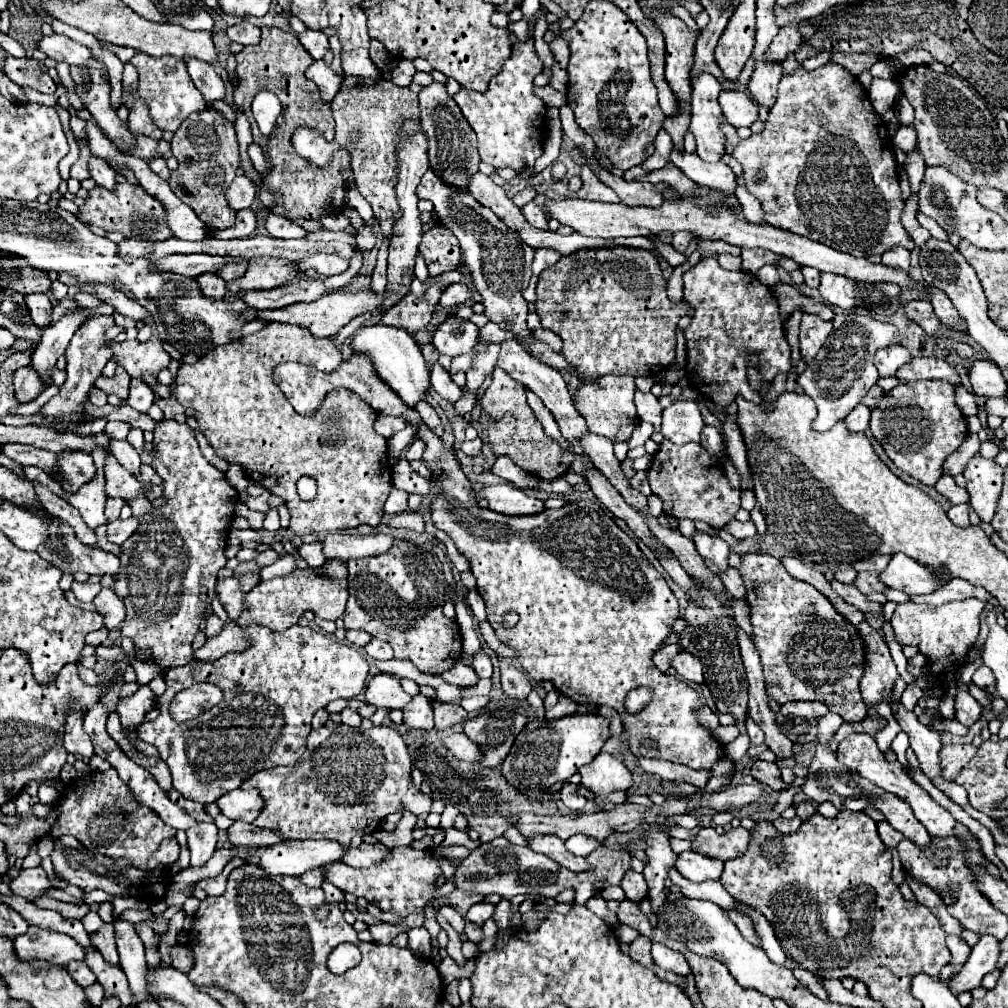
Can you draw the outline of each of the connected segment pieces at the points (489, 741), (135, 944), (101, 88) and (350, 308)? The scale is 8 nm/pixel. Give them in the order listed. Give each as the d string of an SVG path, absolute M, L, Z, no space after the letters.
M496 710L470 718L464 724L464 734L480 744L484 752L484 760L480 764L492 768L504 762L504 756L510 752L514 738L522 732L526 722L528 718L524 714L512 710Z
M114 916L114 932L116 946L120 954L120 968L124 970L132 994L138 1002L146 1000L150 994L146 990L146 960L144 960L144 944L136 932L136 926L126 922L122 916Z
M92 58L88 66L70 66L70 76L76 84L76 94L82 104L90 110L96 124L110 136L118 150L128 150L134 146L134 138L128 128L110 108L110 82L108 70L102 60Z
M412 272L404 274L404 278L400 282L400 292L396 292L396 294L392 294L388 288L384 290L382 296L378 296L374 290L346 290L346 288L340 288L340 290L332 292L330 296L318 298L316 302L308 302L308 304L300 302L300 304L292 304L288 308L280 308L280 310L256 310L256 320L296 324L296 326L308 328L316 336L334 336L334 334L338 334L356 316L362 316L366 312L374 312L378 308L382 308L382 310L392 308L396 302L400 302L410 292L410 284L412 284L414 278L416 276Z

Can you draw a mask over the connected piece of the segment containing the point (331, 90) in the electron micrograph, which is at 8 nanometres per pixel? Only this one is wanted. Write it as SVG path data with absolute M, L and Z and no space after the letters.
M318 60L314 62L308 70L306 70L306 78L312 80L318 88L320 88L320 96L322 96L322 102L330 104L342 84L342 74L336 74L334 68L326 66L324 60Z

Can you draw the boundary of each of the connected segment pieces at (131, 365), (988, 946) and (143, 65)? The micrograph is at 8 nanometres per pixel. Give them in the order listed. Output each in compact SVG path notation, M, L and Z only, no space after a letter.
M126 340L122 344L110 342L114 350L114 358L120 366L126 368L126 372L132 378L142 378L142 372L148 370L150 374L158 374L160 370L168 368L170 356L162 348L162 342L158 340L148 340L148 342L138 342L138 340Z
M982 936L978 944L972 948L972 954L964 962L962 970L954 978L946 980L950 992L958 996L962 992L972 992L974 988L978 988L982 978L996 968L998 954L1000 954L1000 942L992 940L992 936Z
M138 52L138 54L134 54L134 58L130 60L130 64L138 70L138 76L140 76L138 94L146 102L154 126L158 126L162 132L166 132L166 130L176 132L180 128L180 124L192 112L200 112L200 110L208 108L206 100L200 96L200 92L196 92L196 86L192 84L184 60L176 60L172 56L152 58L148 54Z

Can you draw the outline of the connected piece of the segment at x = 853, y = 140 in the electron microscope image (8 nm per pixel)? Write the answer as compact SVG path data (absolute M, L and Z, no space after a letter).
M824 64L822 68L808 72L804 68L798 68L792 76L784 76L778 84L778 98L776 104L770 110L766 128L760 134L752 134L746 140L740 140L740 144L734 150L734 158L744 166L744 180L748 190L760 200L762 210L764 210L764 222L768 222L770 226L782 228L782 230L790 230L794 234L802 234L808 236L816 242L822 242L834 250L852 254L852 256L862 256L862 258L870 258L870 256L882 256L884 252L902 246L906 250L914 250L914 242L910 240L910 236L906 234L902 222L900 222L900 214L904 210L904 202L900 200L900 184L898 184L898 168L896 168L896 160L894 160L894 144L888 132L888 126L884 126L884 122L880 120L880 116L876 116L870 100L868 100L868 92L864 90L864 86L860 84L860 80L850 74L848 70L844 70L840 64Z

